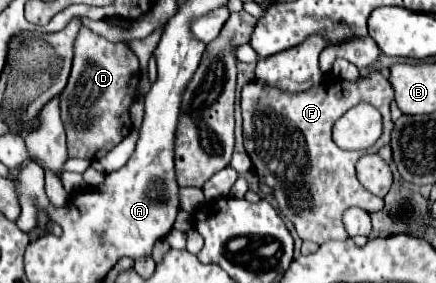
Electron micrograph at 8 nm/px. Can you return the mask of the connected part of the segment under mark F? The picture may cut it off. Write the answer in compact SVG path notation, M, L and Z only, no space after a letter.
M369 70L369 74L359 76L357 82L345 82L335 76L329 76L325 82L301 94L289 94L255 80L249 80L241 88L243 138L255 174L259 176L259 182L273 186L279 210L295 224L299 238L315 244L349 238L341 222L341 216L349 206L359 206L365 212L379 212L383 208L383 198L365 190L355 176L355 164L365 154L361 154L361 150L345 152L333 144L331 128L335 120L359 102L367 102L381 112L383 134L377 144L367 150L367 154L377 154L381 146L389 144L393 128L389 114L393 88L381 72Z

